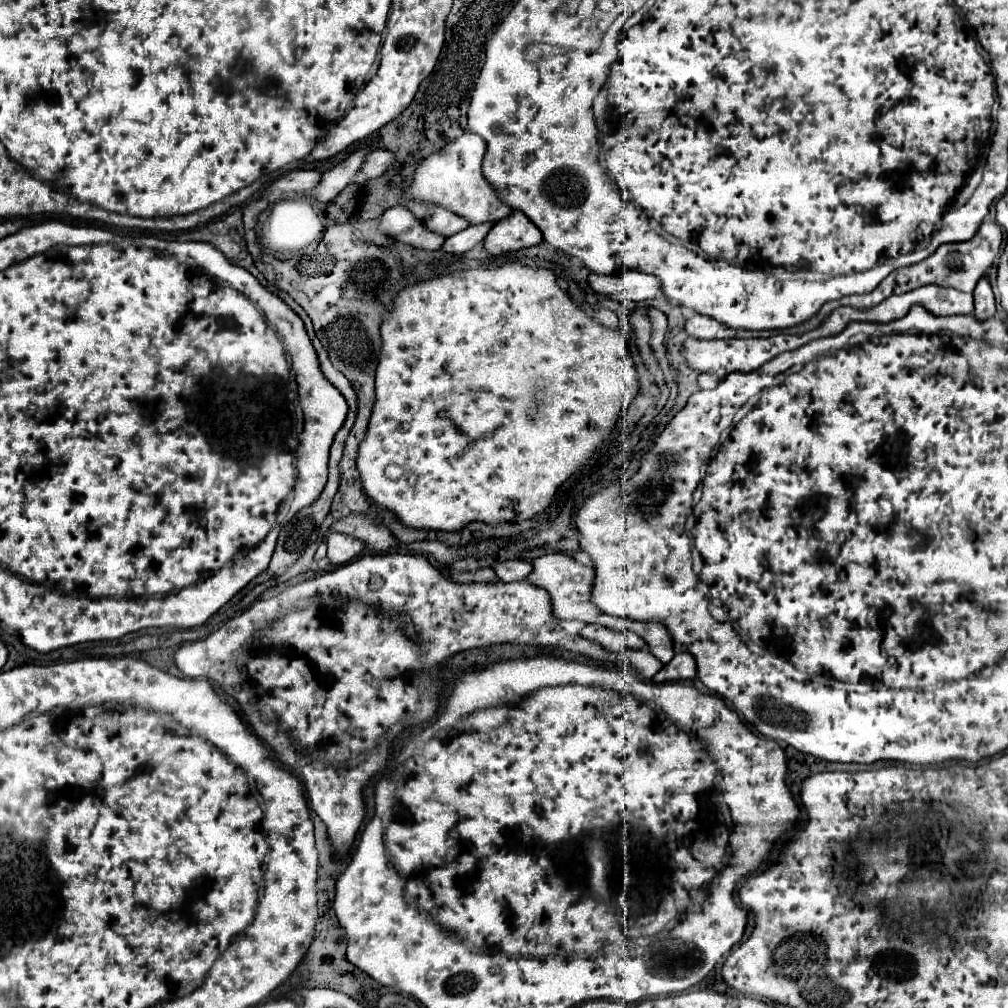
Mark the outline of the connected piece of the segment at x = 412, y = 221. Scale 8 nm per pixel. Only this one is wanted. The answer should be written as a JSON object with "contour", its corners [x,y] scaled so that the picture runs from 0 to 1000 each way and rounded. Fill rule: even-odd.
{"contour":[[[399,202],[383,208],[377,214],[375,226],[379,232],[391,236],[393,240],[405,242],[413,248],[435,248],[440,240],[440,236],[437,232],[423,228],[423,224],[419,224],[419,220],[415,220],[411,214],[407,214]]]}

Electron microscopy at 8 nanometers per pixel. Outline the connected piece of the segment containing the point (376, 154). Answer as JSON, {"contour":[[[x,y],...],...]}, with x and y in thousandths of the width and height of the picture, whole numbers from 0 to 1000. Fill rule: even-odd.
{"contour":[[[369,149],[363,159],[357,165],[357,173],[361,173],[363,177],[375,177],[379,175],[391,161],[391,153],[387,153],[385,149]]]}

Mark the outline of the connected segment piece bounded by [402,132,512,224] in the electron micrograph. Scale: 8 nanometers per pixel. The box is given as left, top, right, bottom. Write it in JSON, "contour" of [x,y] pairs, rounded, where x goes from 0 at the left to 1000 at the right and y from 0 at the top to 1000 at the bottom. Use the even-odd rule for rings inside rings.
{"contour":[[[462,131],[442,143],[435,153],[427,153],[427,157],[419,159],[419,163],[411,171],[409,183],[399,190],[399,200],[415,198],[415,200],[427,200],[435,202],[458,216],[462,216],[466,222],[480,222],[480,220],[494,220],[508,212],[508,206],[498,202],[492,194],[492,190],[486,187],[482,177],[476,171],[476,163],[480,157],[482,141],[470,133]]]}

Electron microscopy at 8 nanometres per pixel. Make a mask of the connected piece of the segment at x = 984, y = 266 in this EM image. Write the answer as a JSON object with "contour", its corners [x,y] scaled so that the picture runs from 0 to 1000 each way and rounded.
{"contour":[[[974,220],[970,232],[964,236],[964,238],[958,238],[958,240],[948,240],[948,242],[935,242],[923,256],[907,262],[907,264],[899,264],[895,268],[889,268],[887,272],[879,274],[871,286],[867,286],[863,292],[855,292],[855,294],[839,294],[835,298],[829,298],[829,300],[821,300],[819,304],[815,304],[813,312],[808,313],[804,319],[796,319],[796,323],[788,323],[784,327],[778,327],[778,329],[786,329],[786,331],[798,331],[798,329],[804,329],[808,325],[812,325],[815,321],[815,317],[825,310],[829,308],[831,304],[845,304],[849,308],[857,308],[857,306],[865,306],[869,302],[873,302],[875,298],[879,298],[881,294],[885,292],[899,292],[907,286],[913,286],[917,282],[929,282],[929,284],[938,284],[938,286],[948,286],[952,290],[964,290],[970,282],[970,278],[982,268],[982,264],[986,262],[986,256],[990,252],[990,246],[994,244],[994,228],[990,222],[986,220]]]}

